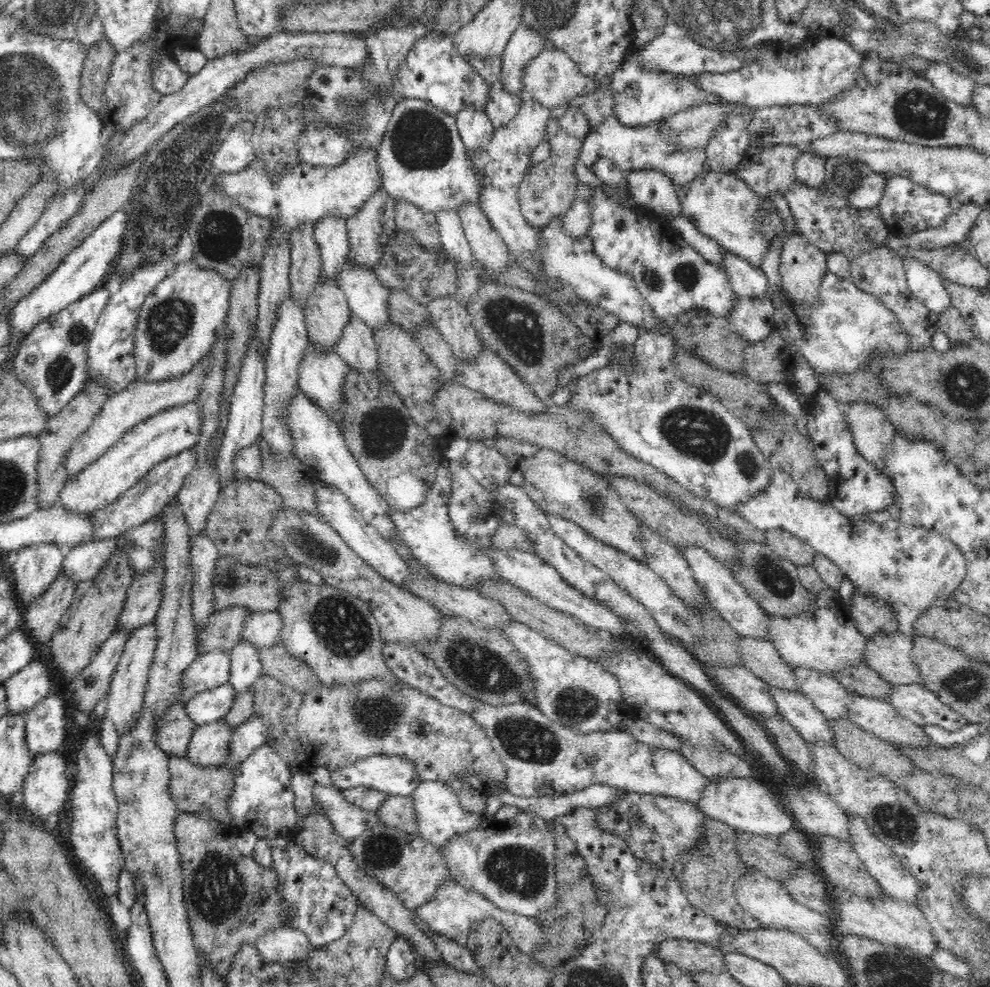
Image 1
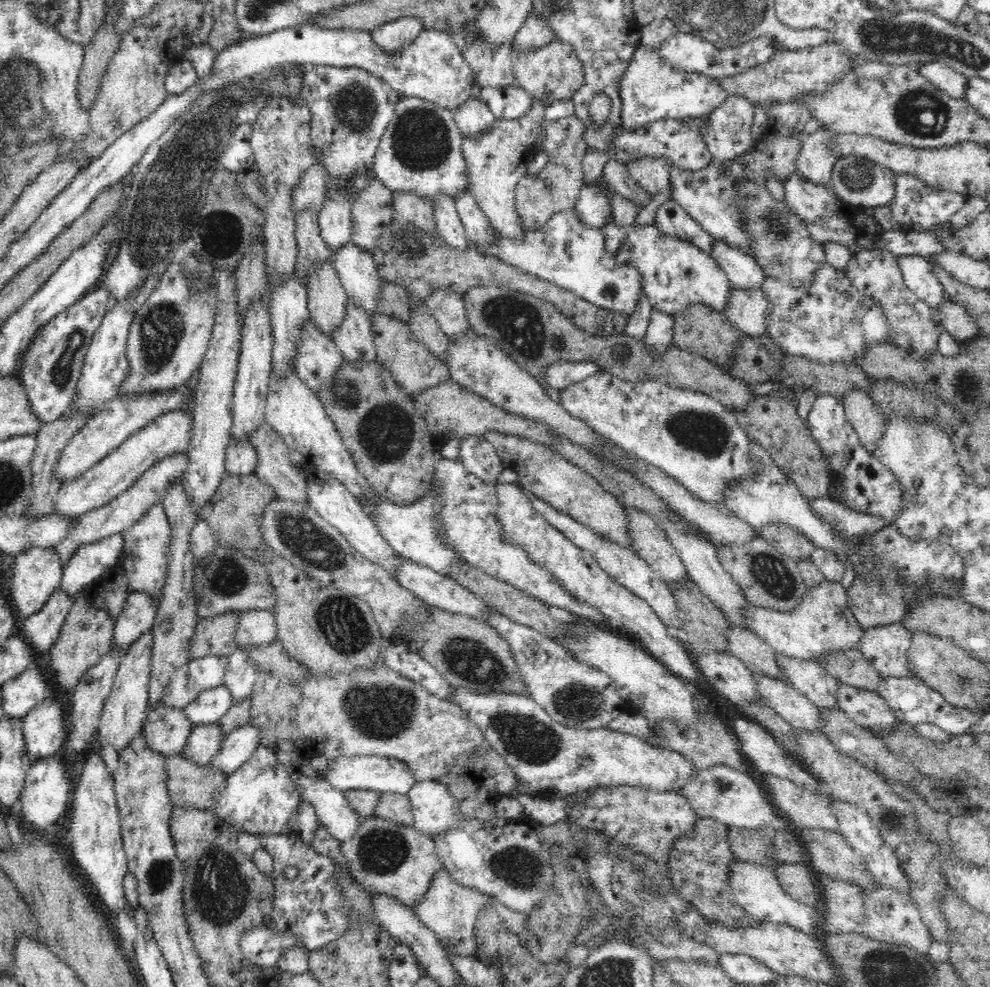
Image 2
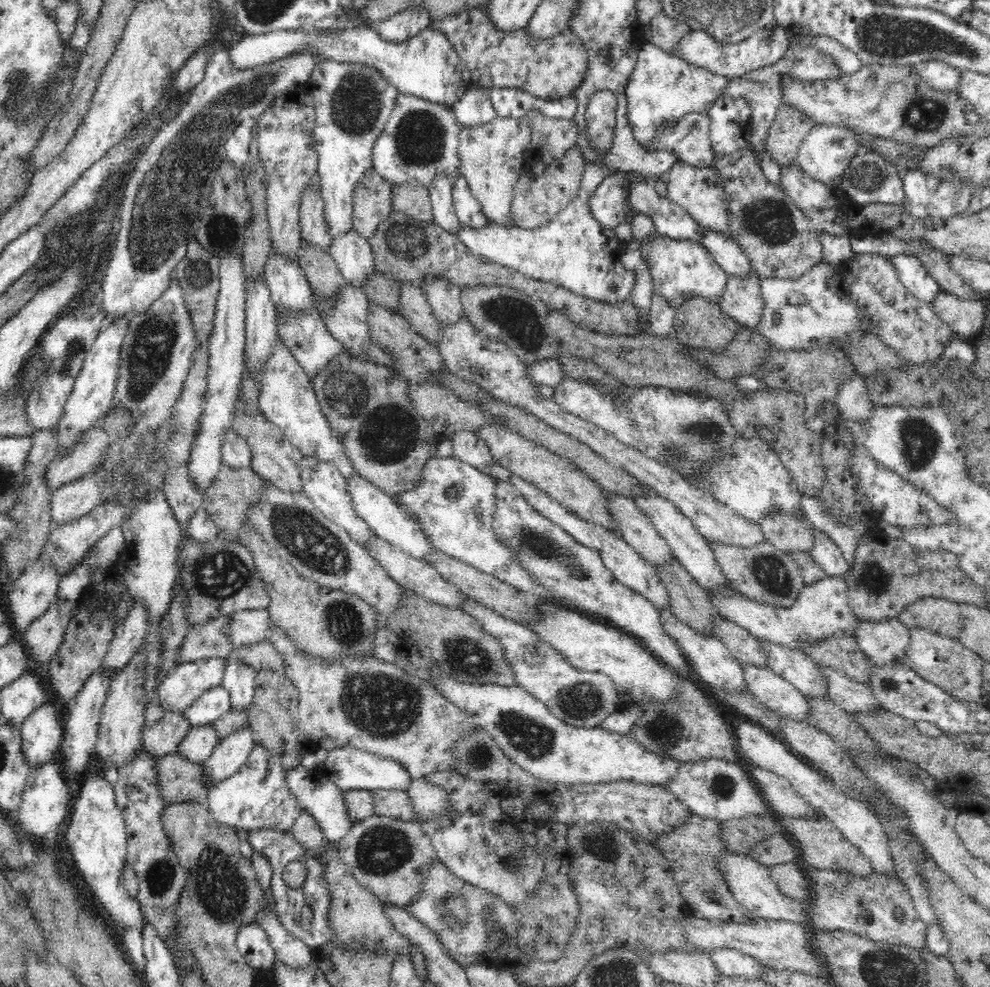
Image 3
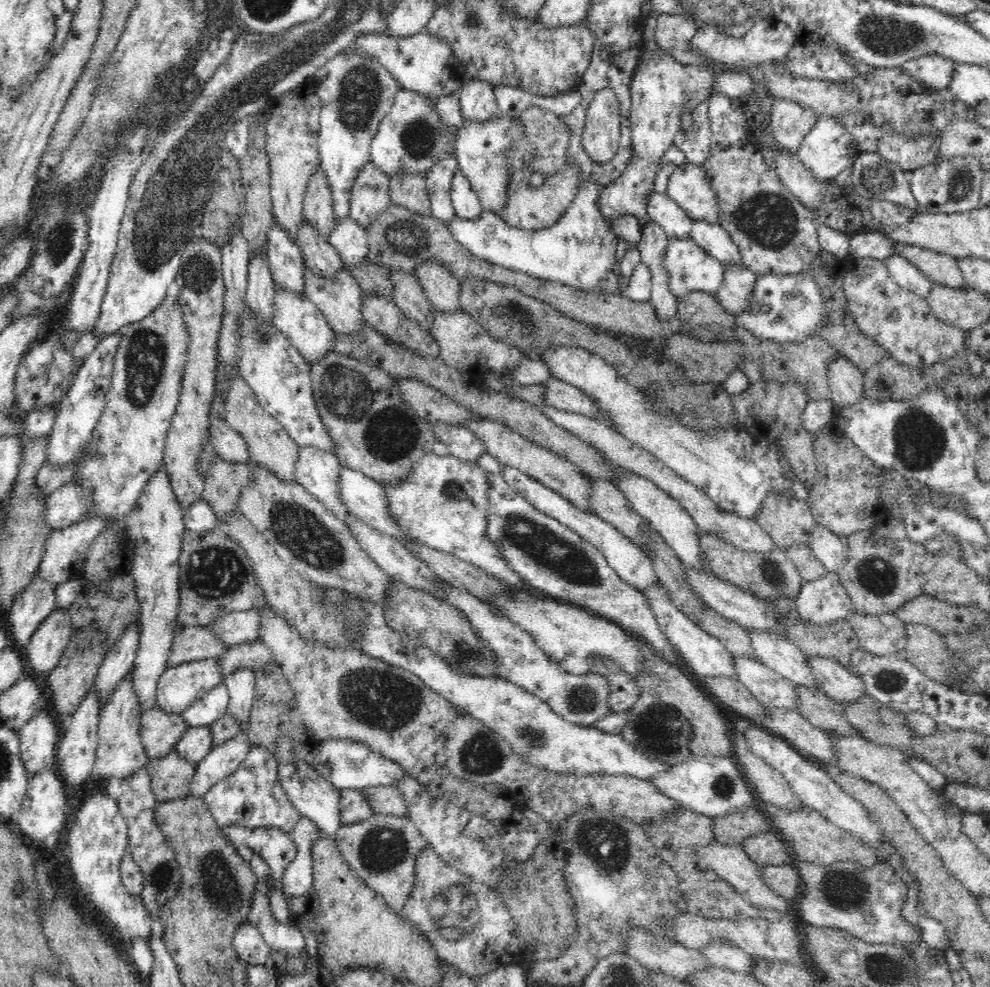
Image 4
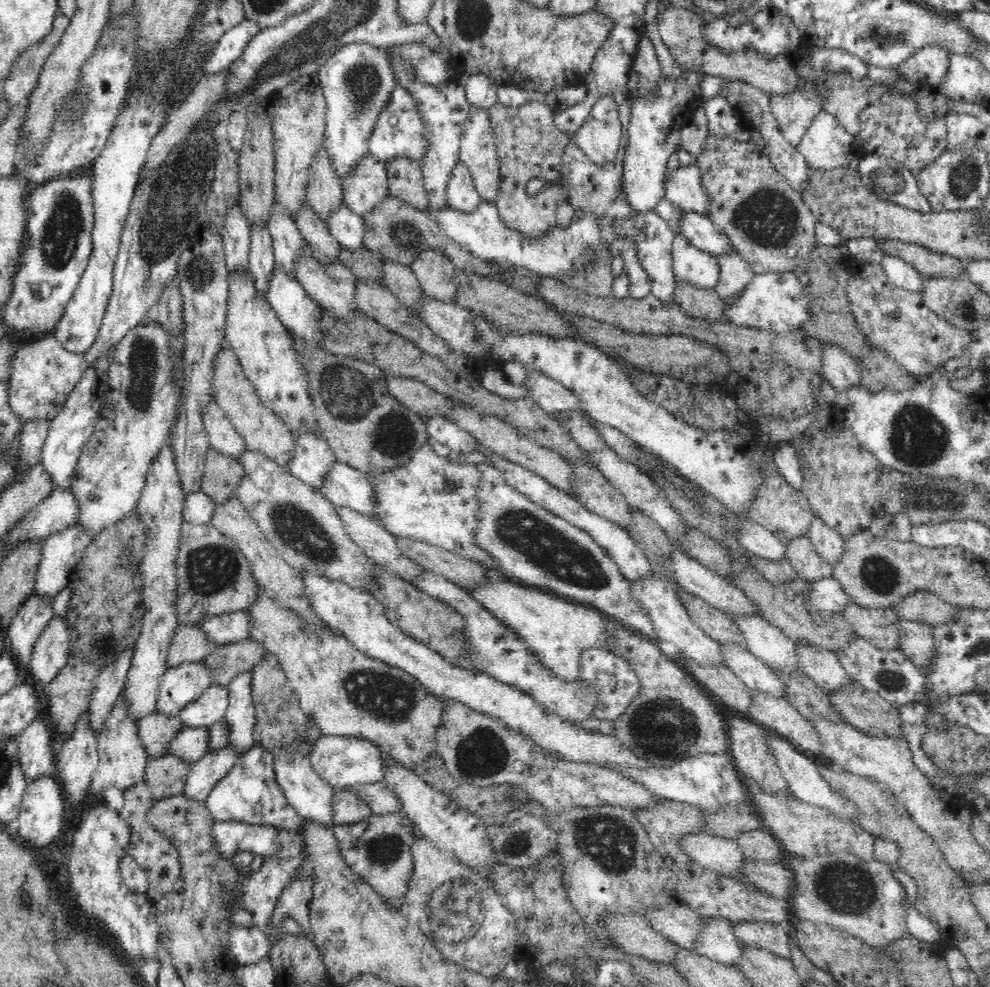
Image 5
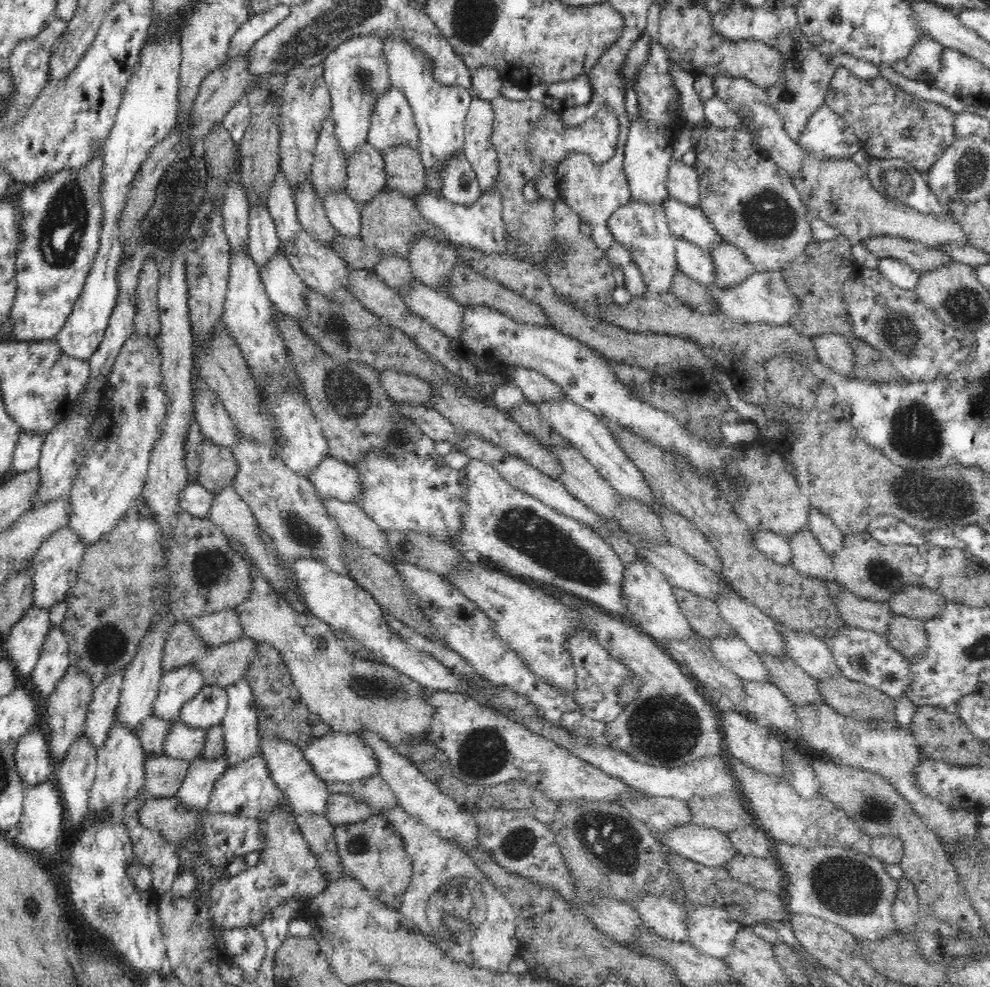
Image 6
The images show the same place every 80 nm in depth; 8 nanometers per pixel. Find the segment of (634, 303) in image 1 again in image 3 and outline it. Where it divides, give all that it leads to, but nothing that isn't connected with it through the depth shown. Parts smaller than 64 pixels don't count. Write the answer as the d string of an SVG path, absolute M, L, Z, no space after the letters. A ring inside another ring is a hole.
M587 162L583 182L576 199L552 222L536 229L508 227L490 223L484 229L461 226L458 238L468 250L489 261L516 269L536 281L550 282L554 285L588 299L616 305L631 301L637 279L636 269L628 271L620 261L623 250L621 241L614 229L604 229L592 214L588 200L606 178L607 168L596 162Z

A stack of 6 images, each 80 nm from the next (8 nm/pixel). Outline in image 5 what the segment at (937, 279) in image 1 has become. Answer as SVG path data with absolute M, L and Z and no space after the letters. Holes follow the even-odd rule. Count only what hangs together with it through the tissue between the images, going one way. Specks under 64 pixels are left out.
M885 255L881 265L895 286L912 293L920 293L925 288L926 278L904 259Z

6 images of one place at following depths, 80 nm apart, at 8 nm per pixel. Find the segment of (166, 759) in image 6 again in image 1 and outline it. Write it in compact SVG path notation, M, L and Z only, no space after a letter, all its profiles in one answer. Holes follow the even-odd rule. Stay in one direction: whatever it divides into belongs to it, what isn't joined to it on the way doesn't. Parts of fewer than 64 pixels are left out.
M170 755L169 774L171 777L169 794L176 803L178 811L194 812L232 827L232 813L228 809L228 800L234 790L235 769L202 767L195 765L187 756Z

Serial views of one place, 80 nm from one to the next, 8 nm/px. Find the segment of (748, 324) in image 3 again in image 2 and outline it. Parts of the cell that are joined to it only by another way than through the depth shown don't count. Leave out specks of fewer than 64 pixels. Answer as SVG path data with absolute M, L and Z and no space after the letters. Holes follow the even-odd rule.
M762 289L731 290L724 313L743 336L758 338L766 333L769 301Z

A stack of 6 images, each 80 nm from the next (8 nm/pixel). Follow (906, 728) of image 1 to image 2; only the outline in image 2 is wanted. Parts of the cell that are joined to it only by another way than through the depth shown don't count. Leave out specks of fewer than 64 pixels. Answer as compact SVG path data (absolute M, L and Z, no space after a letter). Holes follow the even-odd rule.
M841 684L837 691L838 705L858 726L874 735L884 734L896 726L897 717L878 693Z

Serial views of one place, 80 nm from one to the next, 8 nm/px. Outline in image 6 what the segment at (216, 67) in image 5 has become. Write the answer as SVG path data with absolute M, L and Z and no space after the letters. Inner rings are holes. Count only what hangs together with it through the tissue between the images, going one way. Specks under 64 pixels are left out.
M284 4L272 8L264 14L252 15L244 24L240 26L236 33L232 35L229 42L227 56L236 58L242 56L252 48L252 45L260 40L271 28L274 28L281 20L284 20L291 11L291 7Z

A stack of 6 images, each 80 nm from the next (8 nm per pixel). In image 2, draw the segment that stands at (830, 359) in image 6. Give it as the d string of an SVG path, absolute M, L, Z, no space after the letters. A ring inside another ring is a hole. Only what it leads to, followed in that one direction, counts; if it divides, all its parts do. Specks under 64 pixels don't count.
M850 390L842 399L847 421L856 430L860 444L870 453L885 434L885 415L865 390Z

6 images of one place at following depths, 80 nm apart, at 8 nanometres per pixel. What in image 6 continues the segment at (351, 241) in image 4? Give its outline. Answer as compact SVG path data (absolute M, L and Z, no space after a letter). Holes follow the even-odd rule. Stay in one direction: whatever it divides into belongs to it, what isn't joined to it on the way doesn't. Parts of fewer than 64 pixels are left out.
M343 189L324 200L326 215L338 235L359 238L361 234L361 210L354 199Z

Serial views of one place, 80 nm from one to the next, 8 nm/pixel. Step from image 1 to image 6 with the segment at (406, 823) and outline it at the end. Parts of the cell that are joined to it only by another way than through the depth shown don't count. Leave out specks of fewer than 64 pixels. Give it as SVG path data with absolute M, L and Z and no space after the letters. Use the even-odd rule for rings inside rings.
M380 775L352 783L326 783L326 789L330 791L330 794L344 793L364 801L376 814L380 813L381 809L399 806L398 799L390 785Z

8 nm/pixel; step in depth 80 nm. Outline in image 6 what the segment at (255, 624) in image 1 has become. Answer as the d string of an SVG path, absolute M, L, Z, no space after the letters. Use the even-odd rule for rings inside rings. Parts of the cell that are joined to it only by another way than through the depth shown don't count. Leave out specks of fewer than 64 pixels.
M226 609L188 620L208 648L243 638L243 627L236 609Z

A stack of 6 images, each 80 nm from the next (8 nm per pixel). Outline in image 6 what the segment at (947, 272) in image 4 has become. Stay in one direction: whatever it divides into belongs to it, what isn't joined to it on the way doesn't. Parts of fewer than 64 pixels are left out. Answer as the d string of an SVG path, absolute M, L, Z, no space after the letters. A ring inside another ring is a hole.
M870 237L866 238L863 244L879 259L897 258L921 274L940 268L940 266L948 266L950 262L953 262L940 249L930 248L921 242L908 240L907 238Z

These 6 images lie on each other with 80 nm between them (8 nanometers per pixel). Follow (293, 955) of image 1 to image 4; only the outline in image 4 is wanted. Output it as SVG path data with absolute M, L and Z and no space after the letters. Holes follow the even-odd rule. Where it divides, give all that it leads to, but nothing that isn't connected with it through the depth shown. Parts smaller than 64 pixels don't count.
M248 922L236 930L232 946L240 960L249 965L260 966L271 963L269 959L273 949L267 945L258 928Z

